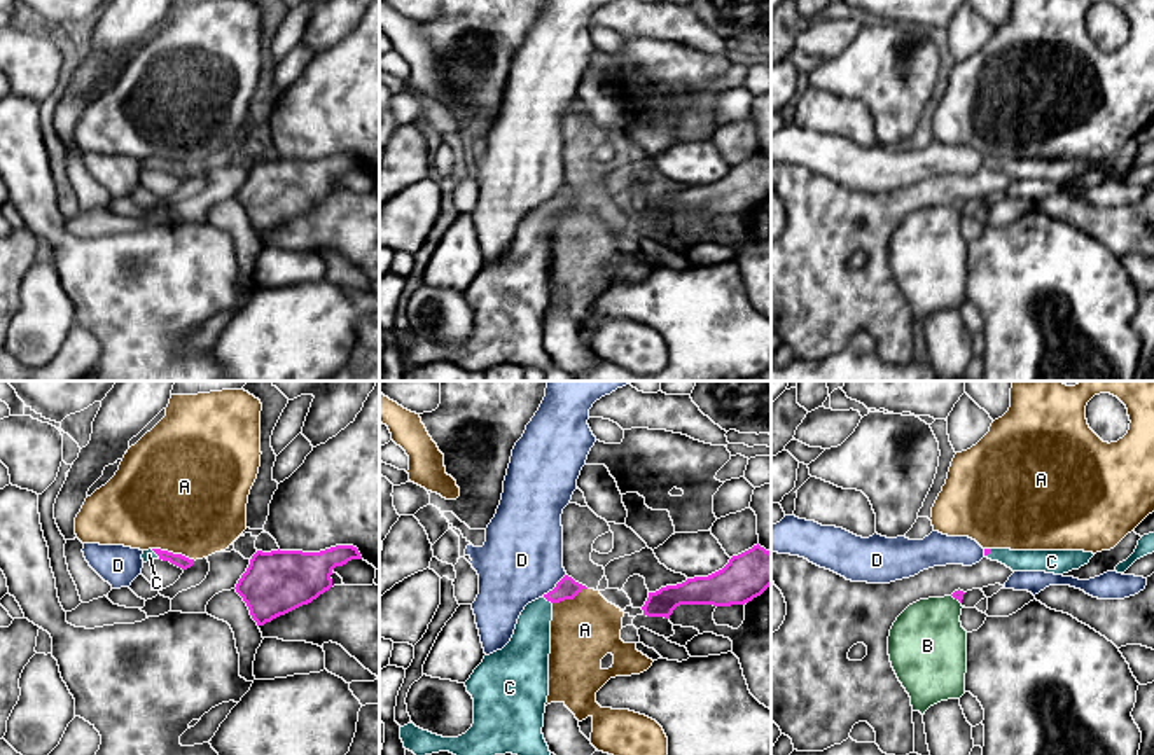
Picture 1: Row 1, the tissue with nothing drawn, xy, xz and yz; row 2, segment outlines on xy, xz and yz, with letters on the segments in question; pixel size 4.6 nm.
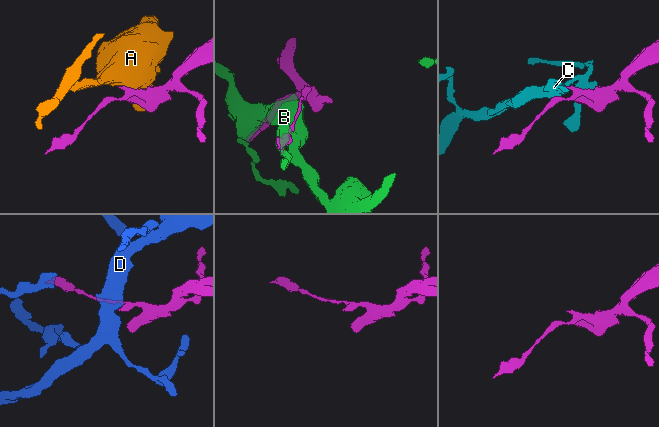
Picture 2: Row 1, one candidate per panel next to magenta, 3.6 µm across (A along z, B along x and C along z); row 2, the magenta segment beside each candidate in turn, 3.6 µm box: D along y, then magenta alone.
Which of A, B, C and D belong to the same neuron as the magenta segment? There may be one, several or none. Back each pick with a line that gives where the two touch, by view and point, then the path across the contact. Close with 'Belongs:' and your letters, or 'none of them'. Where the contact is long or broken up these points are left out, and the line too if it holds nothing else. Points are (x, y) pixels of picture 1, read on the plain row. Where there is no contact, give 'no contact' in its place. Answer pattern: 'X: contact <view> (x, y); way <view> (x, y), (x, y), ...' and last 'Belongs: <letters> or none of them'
C: contact xz (548, 208); way xz (567, 196), (548, 208), (535, 226), (528, 259)
Belongs: C

